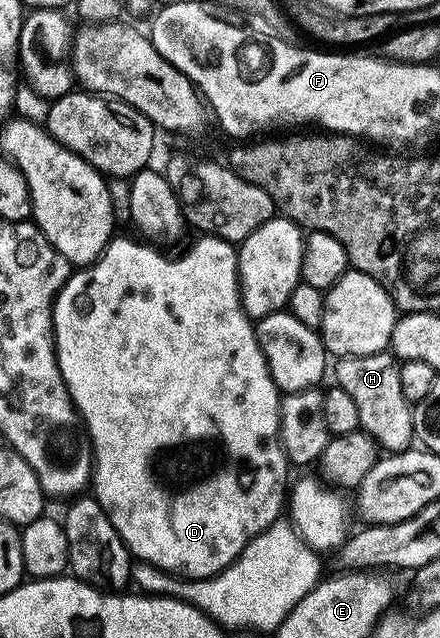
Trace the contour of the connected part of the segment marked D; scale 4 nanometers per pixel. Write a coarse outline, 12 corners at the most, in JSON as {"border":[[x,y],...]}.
{"border":[[111,238],[54,300],[92,496],[211,578],[283,517],[237,249]]}

